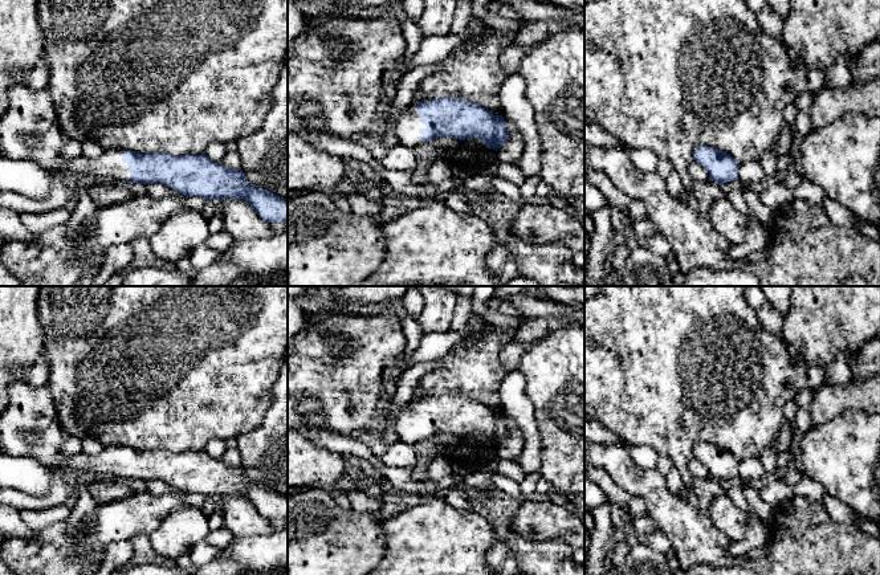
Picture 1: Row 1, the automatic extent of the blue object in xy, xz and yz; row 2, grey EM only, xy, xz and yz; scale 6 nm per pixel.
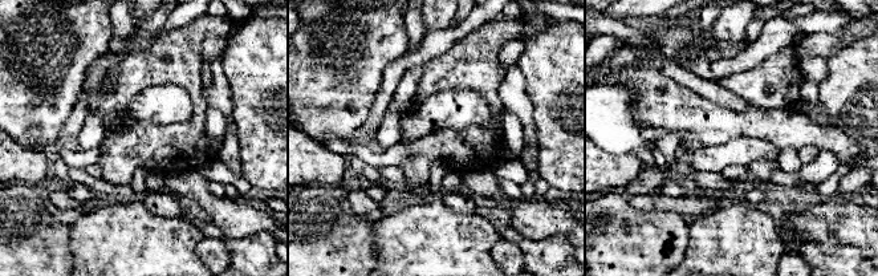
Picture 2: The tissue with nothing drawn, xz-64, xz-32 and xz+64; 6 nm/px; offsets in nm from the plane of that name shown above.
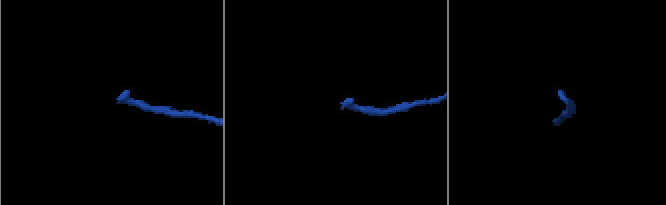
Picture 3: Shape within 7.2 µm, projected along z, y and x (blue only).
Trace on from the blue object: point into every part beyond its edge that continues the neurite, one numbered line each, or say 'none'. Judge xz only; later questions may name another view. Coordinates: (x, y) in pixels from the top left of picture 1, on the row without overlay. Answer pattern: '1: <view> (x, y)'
1: xz (338, 361)

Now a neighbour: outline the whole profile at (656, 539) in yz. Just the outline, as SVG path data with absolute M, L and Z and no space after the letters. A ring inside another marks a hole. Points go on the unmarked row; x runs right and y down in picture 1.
M656 526L656 529L645 535L647 545L649 545L653 550L667 554L672 546L667 535Z

